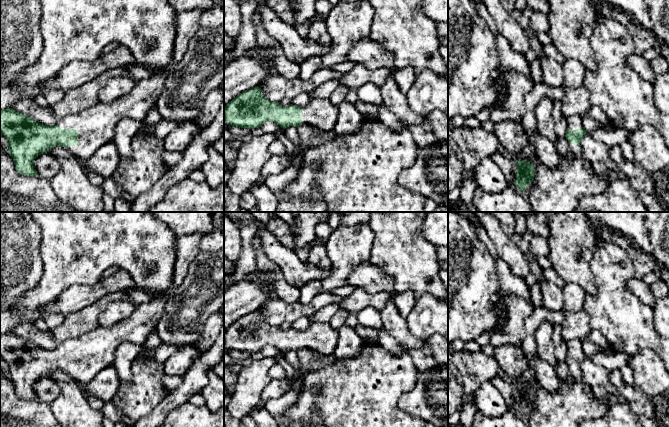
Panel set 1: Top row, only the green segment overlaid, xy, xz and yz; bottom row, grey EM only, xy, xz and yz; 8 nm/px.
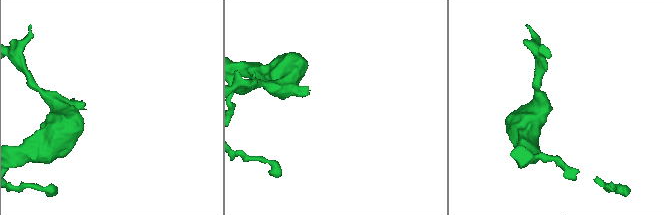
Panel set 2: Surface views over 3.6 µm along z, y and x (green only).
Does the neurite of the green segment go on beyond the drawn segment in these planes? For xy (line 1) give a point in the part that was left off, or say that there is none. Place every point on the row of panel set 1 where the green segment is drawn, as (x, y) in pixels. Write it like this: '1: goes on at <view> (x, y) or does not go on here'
1: goes on at xy (96, 125)

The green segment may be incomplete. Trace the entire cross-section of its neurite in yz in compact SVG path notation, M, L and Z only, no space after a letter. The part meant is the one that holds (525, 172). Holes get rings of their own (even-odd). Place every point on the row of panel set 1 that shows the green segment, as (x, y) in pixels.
M516 160L517 172L515 186L523 193L527 186L534 180L534 163Z

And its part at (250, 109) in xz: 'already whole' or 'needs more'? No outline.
needs more

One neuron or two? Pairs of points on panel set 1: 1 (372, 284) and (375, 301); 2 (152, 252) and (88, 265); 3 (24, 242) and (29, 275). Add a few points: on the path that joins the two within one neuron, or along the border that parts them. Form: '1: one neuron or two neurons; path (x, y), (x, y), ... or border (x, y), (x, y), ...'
1: two neurons; border (357, 286), (369, 292), (388, 291), (393, 296)
2: one neuron; path (136, 249), (107, 249), (104, 252)
3: one neuron; path (24, 250), (24, 267)

